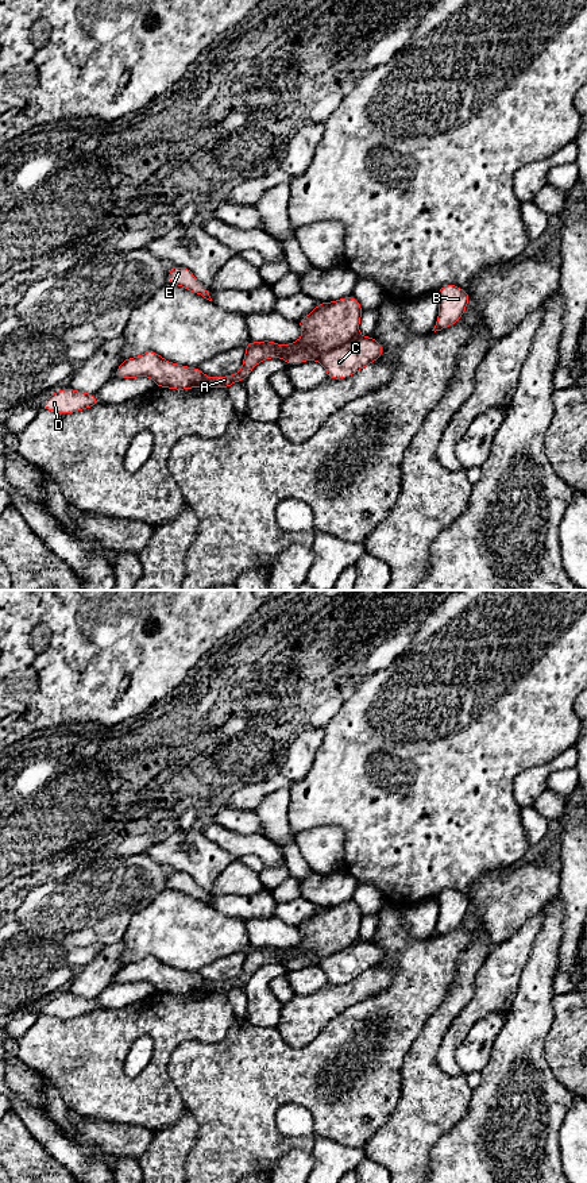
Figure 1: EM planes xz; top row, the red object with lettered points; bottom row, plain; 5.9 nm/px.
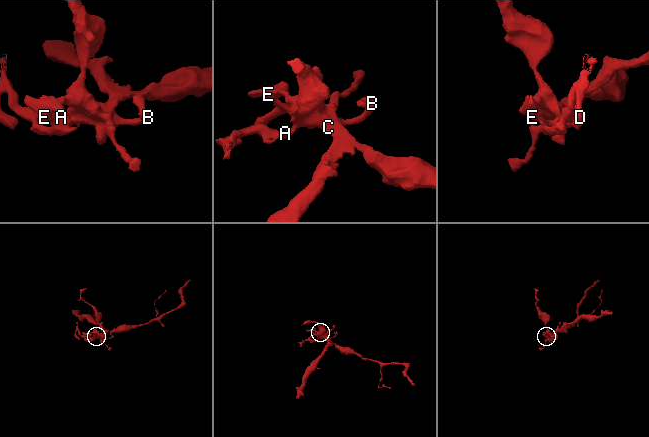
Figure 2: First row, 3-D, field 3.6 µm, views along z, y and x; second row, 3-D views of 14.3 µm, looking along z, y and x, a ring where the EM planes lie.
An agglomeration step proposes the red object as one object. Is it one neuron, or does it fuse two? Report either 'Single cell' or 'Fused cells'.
Fused cells

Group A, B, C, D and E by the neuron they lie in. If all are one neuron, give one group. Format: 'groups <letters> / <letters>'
groups A / B C D E

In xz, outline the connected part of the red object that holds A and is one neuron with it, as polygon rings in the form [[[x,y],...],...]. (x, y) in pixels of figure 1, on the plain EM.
[[[352,901],[331,908],[318,906],[317,913],[297,925],[304,937],[298,945],[289,949],[277,949],[275,952],[248,947],[242,974],[236,979],[211,982],[208,991],[228,994],[235,987],[243,987],[256,970],[264,964],[282,963],[285,956],[313,953],[316,957],[323,959],[350,948],[360,940],[362,918],[362,910]]]

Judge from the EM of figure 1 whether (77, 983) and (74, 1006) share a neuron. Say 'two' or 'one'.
one

